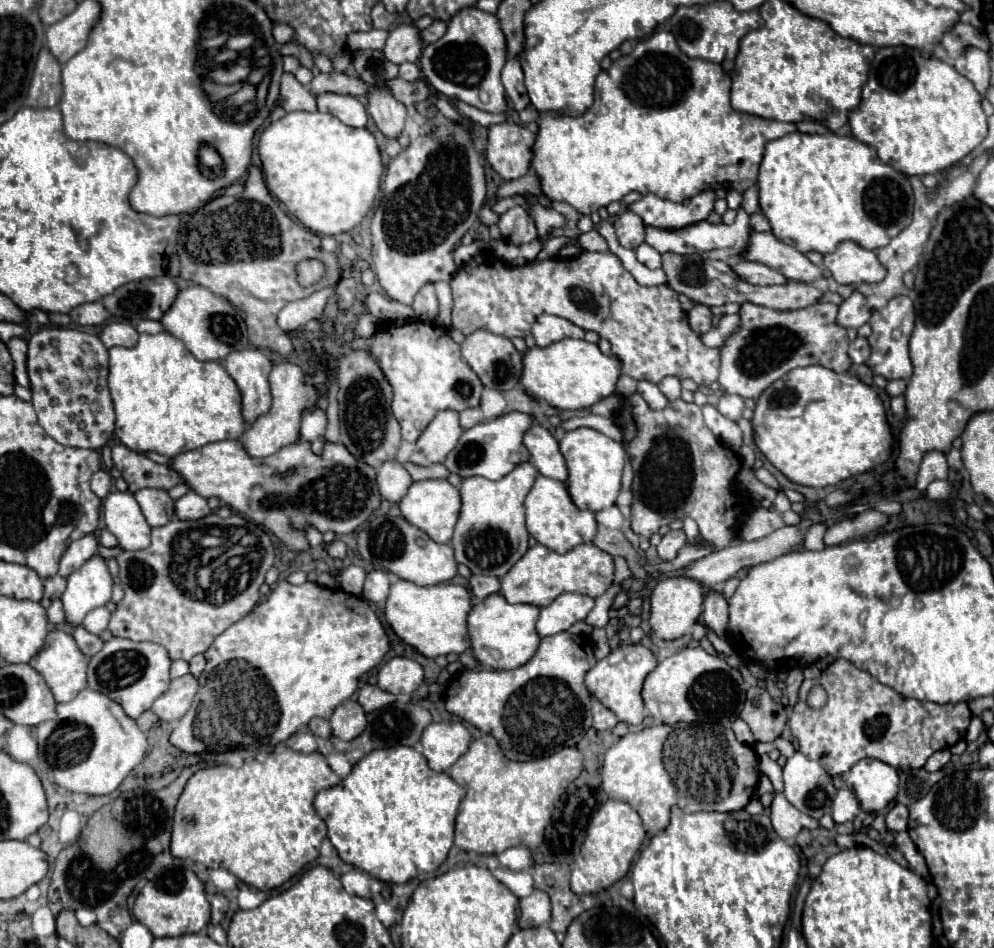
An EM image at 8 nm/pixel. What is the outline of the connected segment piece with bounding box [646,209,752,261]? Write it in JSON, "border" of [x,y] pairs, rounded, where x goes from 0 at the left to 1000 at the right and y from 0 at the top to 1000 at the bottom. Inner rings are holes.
{"border":[[[748,220],[741,222],[740,233],[736,237],[716,237],[712,233],[704,233],[700,237],[694,237],[684,244],[666,244],[660,239],[650,239],[650,256],[658,261],[662,267],[702,267],[708,273],[724,273],[730,275],[732,271],[744,271],[744,265],[748,265],[748,256],[753,256],[753,248],[757,248],[755,229],[748,225]]]}

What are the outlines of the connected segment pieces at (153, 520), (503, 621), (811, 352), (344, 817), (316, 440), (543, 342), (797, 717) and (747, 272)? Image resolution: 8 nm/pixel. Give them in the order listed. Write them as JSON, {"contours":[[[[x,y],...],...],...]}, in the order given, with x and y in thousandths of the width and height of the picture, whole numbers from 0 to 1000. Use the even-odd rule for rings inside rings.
{"contours":[[[[141,516],[135,520],[151,556],[163,556],[175,547],[175,526],[161,516]]],[[[503,626],[493,628],[491,632],[483,634],[475,640],[471,649],[471,666],[473,666],[473,678],[477,693],[495,706],[519,706],[543,682],[543,670],[539,668],[539,653],[543,649],[543,642],[539,638],[515,638],[511,636]]],[[[759,320],[744,322],[744,345],[730,355],[724,366],[724,398],[726,412],[740,415],[748,421],[763,421],[781,400],[801,387],[827,385],[841,393],[855,389],[851,347],[841,341],[843,322],[819,320],[805,328],[781,328]]],[[[398,786],[374,792],[372,796],[368,796],[364,803],[360,803],[360,805],[356,807],[354,815],[352,815],[342,828],[324,832],[324,834],[318,839],[318,843],[316,843],[316,853],[318,853],[318,858],[326,864],[328,872],[330,872],[330,883],[332,883],[334,891],[338,893],[338,898],[340,898],[340,902],[342,902],[344,908],[348,908],[348,910],[352,910],[352,912],[356,912],[356,915],[368,919],[368,921],[370,921],[372,925],[376,925],[376,927],[382,927],[382,929],[388,929],[388,931],[408,931],[408,929],[412,929],[414,925],[419,925],[419,923],[423,923],[423,921],[435,921],[435,919],[439,919],[439,917],[445,912],[445,908],[451,904],[451,898],[453,898],[453,893],[455,893],[455,889],[457,889],[457,864],[459,864],[461,849],[463,849],[465,841],[467,841],[467,830],[461,828],[453,818],[435,813],[435,811],[431,809],[427,796],[421,794],[416,788]]],[[[318,431],[318,434],[312,434],[312,436],[304,438],[302,465],[312,465],[316,478],[324,476],[326,455],[328,455],[328,436],[324,431]]],[[[543,332],[537,343],[535,343],[535,353],[539,358],[541,366],[551,366],[559,360],[565,360],[569,355],[579,355],[579,358],[588,358],[588,347],[579,345],[577,341],[573,341],[567,334],[561,332]]],[[[843,695],[835,699],[823,716],[811,716],[807,720],[805,737],[797,748],[793,765],[797,775],[803,777],[805,792],[823,803],[837,820],[843,820],[853,815],[857,807],[871,799],[885,801],[897,809],[926,811],[940,792],[956,790],[960,784],[970,780],[978,754],[970,739],[960,744],[942,744],[942,784],[930,782],[928,777],[915,773],[915,767],[930,756],[934,756],[934,750],[924,737],[911,737],[897,725],[881,718],[881,714],[859,704],[855,697]],[[821,720],[833,731],[833,739],[825,748],[817,748],[811,742],[813,729]]],[[[742,273],[736,280],[736,286],[740,286],[740,290],[744,290],[744,294],[748,294],[751,299],[757,301],[785,301],[791,299],[791,292],[785,290],[783,286],[769,282],[767,277],[753,277],[753,273]]]]}

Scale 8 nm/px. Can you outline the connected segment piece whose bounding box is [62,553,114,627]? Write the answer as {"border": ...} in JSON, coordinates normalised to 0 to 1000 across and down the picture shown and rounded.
{"border":[[[95,585],[68,609],[68,619],[62,628],[66,655],[70,659],[80,659],[89,645],[105,640],[113,632],[113,607],[103,585]]]}

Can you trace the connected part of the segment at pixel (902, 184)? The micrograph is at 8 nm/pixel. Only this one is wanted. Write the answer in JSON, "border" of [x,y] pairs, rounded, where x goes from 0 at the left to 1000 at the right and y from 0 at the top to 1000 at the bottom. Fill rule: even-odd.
{"border":[[[799,138],[785,147],[773,149],[769,168],[765,172],[763,185],[765,197],[765,218],[769,214],[769,227],[777,237],[777,246],[805,267],[823,265],[827,269],[837,267],[843,256],[859,254],[869,263],[891,261],[913,235],[918,233],[918,195],[913,187],[897,178],[891,172],[885,172],[881,157],[871,153],[857,142],[845,145],[839,140],[813,142]]]}

